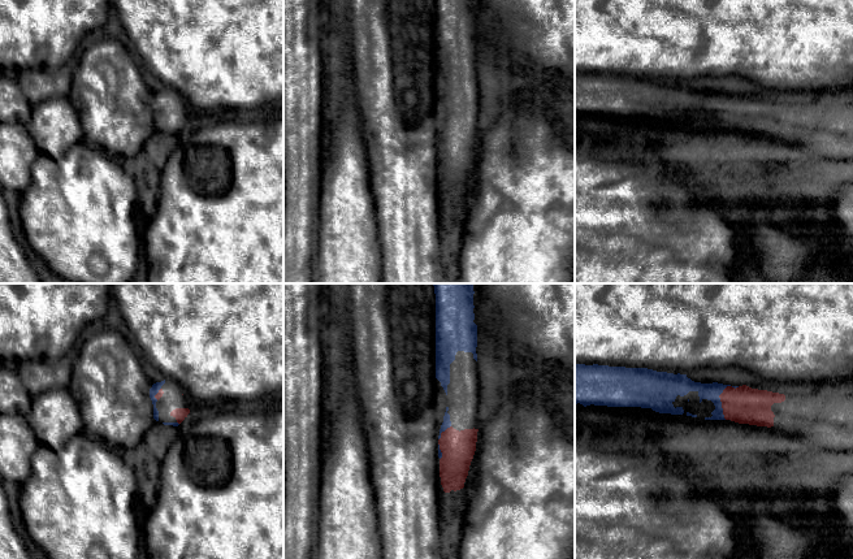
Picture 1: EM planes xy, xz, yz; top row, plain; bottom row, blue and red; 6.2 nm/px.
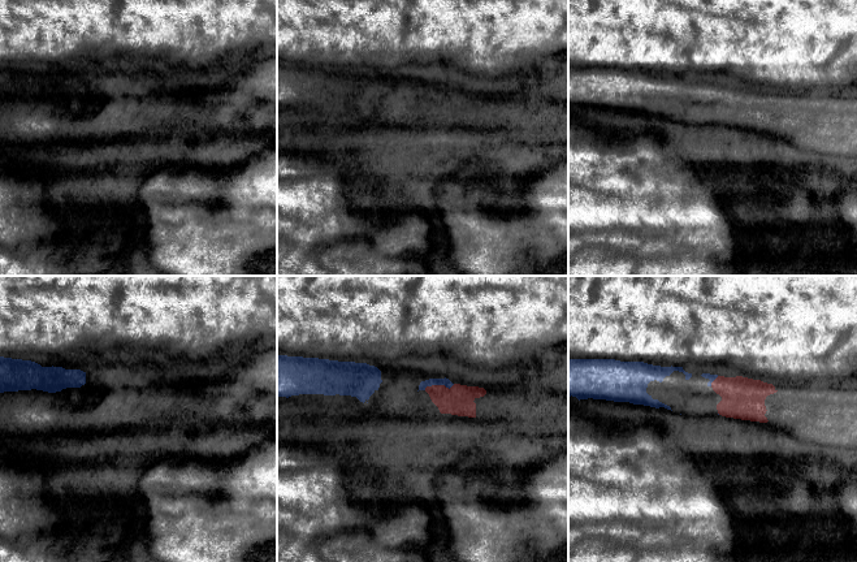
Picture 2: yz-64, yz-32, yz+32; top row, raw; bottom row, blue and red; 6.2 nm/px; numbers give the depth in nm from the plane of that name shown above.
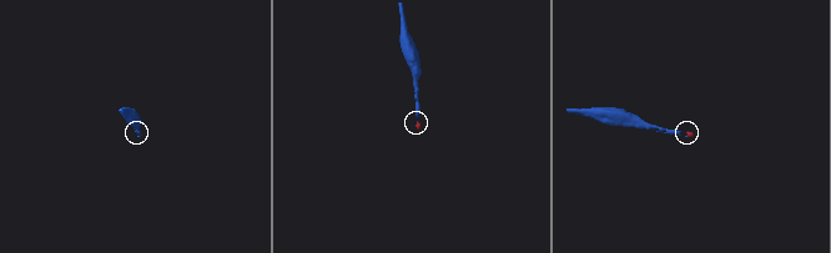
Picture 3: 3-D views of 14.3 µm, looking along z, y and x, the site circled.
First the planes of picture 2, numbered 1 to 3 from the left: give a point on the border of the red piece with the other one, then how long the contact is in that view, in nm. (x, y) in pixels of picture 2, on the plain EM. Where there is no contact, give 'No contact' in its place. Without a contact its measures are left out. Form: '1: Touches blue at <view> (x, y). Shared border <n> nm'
1: No contact
2: Touches blue at yz-32 (438, 93). Shared border 190 nm
3: Touches blue at yz+32 (713, 89). Shared border 80 nm

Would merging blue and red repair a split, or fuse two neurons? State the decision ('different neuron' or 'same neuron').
same neuron

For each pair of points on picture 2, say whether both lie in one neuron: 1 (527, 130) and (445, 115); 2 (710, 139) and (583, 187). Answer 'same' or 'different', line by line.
1: same
2: different

